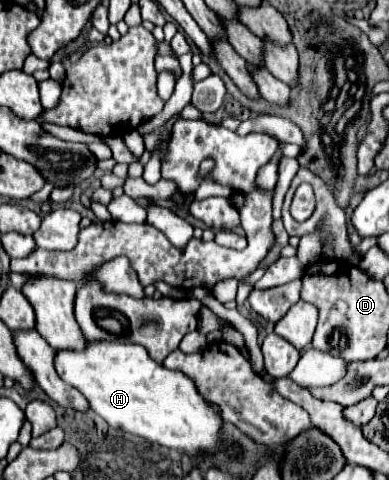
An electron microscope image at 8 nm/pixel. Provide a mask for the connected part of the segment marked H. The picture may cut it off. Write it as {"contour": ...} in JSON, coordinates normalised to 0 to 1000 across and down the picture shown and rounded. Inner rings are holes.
{"contour":[[[221,713],[216,729],[149,729],[144,775],[154,788],[201,808],[231,850],[262,867],[288,892],[365,908],[386,921],[509,946],[514,938],[566,942],[566,863],[555,846],[535,846],[509,821],[499,796],[458,771],[432,771],[396,754],[370,721],[344,713]]]}

